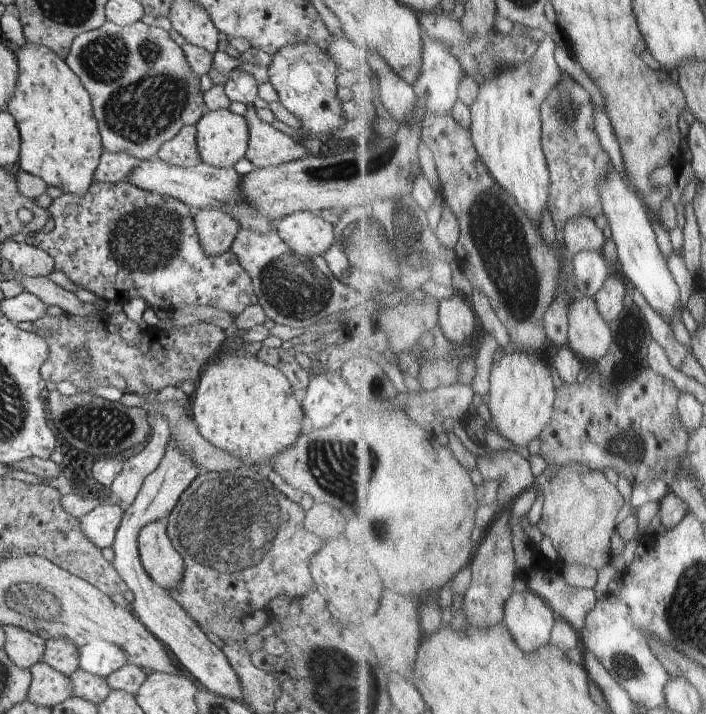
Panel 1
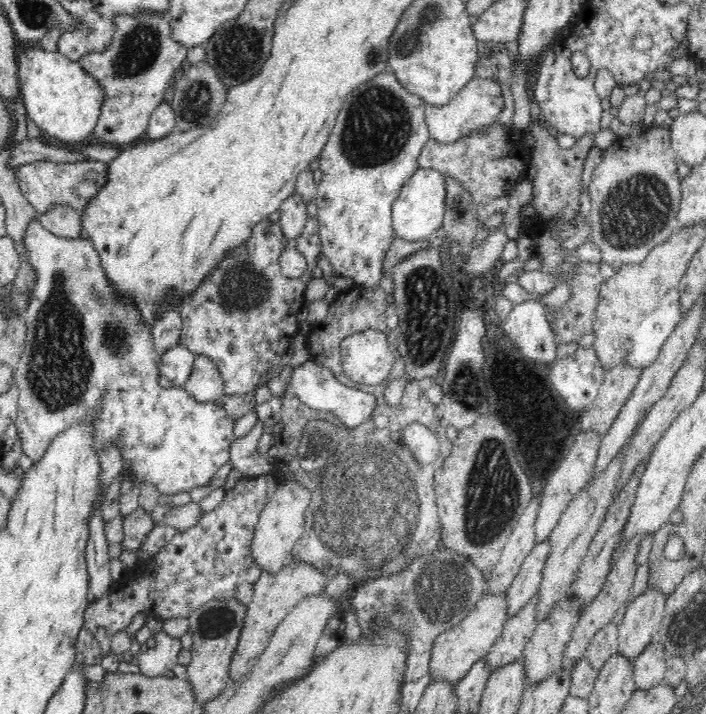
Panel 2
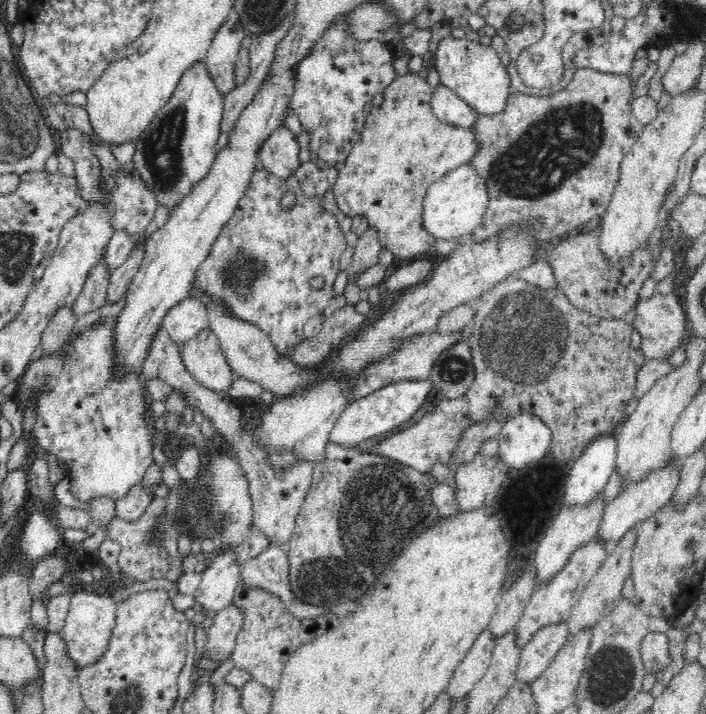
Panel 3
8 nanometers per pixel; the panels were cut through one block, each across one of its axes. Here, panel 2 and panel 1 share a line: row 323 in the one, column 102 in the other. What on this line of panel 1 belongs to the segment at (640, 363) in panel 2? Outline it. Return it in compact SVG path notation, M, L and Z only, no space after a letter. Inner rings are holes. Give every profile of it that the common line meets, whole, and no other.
M106 642L102 646L82 646L79 648L78 658L79 668L106 679L126 664L126 654L120 650L120 646Z

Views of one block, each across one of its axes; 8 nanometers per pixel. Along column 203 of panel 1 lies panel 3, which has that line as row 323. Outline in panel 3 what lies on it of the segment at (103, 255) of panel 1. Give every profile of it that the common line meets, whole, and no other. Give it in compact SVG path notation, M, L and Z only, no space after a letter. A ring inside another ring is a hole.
M311 161L304 162L293 176L286 179L278 179L269 171L257 171L232 218L224 224L206 260L195 272L193 295L207 294L212 300L219 300L232 317L265 332L274 348L285 357L289 357L300 344L304 324L312 316L321 314L334 298L332 285L339 273L340 256L345 254L348 246L336 215L322 209L320 201L336 183L338 174L333 165L318 168ZM288 190L295 194L296 203L284 210L280 200Z

